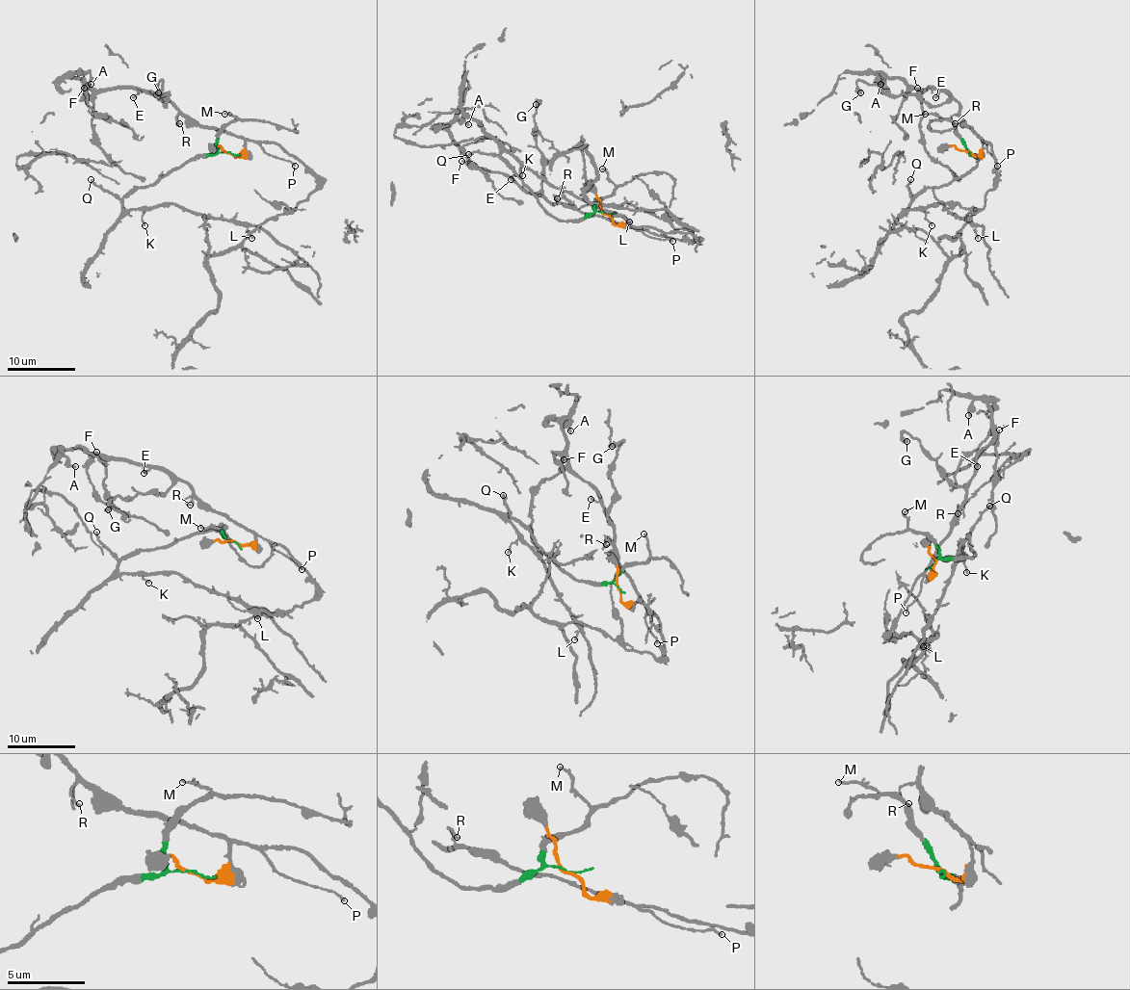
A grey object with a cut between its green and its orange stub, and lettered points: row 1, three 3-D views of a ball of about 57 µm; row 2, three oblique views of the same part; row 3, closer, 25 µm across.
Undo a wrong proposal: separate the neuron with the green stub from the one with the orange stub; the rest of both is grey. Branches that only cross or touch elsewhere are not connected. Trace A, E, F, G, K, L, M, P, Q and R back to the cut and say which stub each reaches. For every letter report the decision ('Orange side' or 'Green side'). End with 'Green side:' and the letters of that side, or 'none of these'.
A: Orange side
E: Orange side
F: Orange side
G: Orange side
K: Green side
L: Green side
M: Green side
P: Orange side
Q: Green side
R: Orange side
Green side: K, L, M, Q

